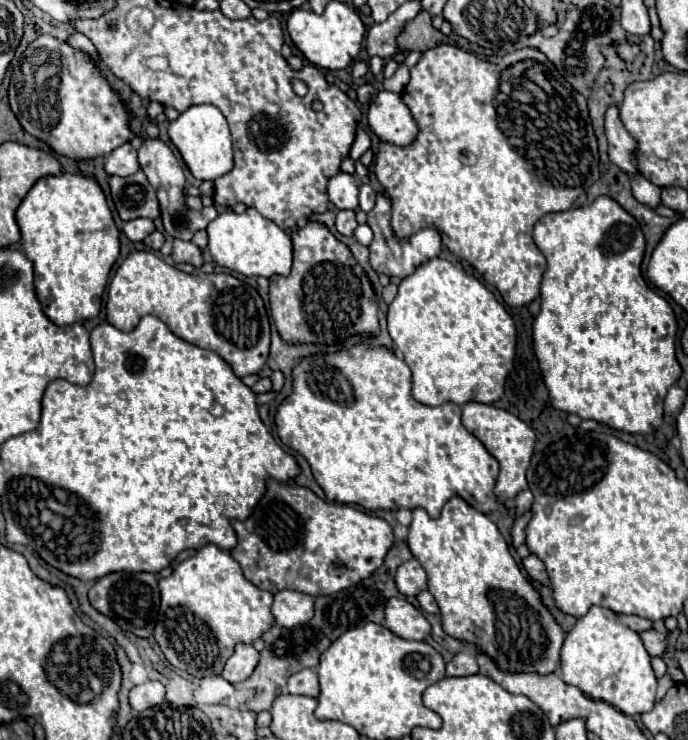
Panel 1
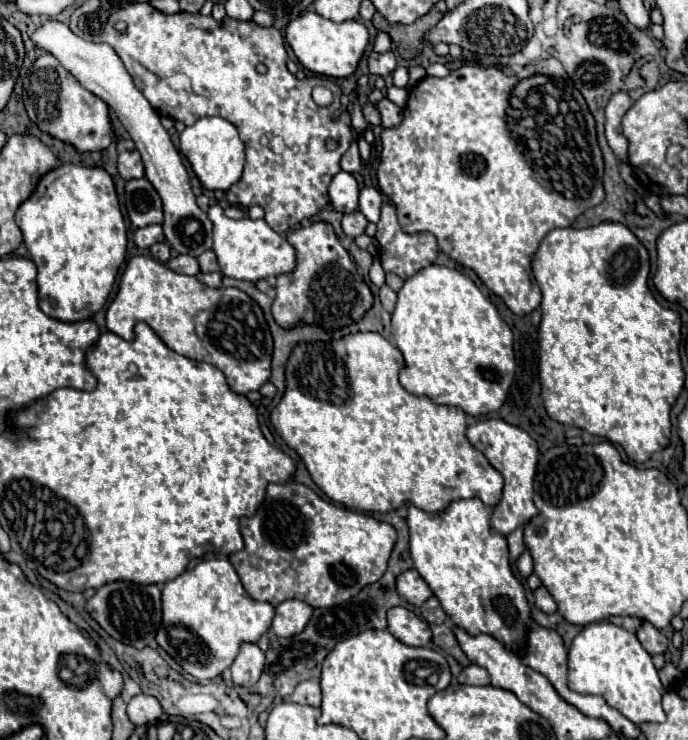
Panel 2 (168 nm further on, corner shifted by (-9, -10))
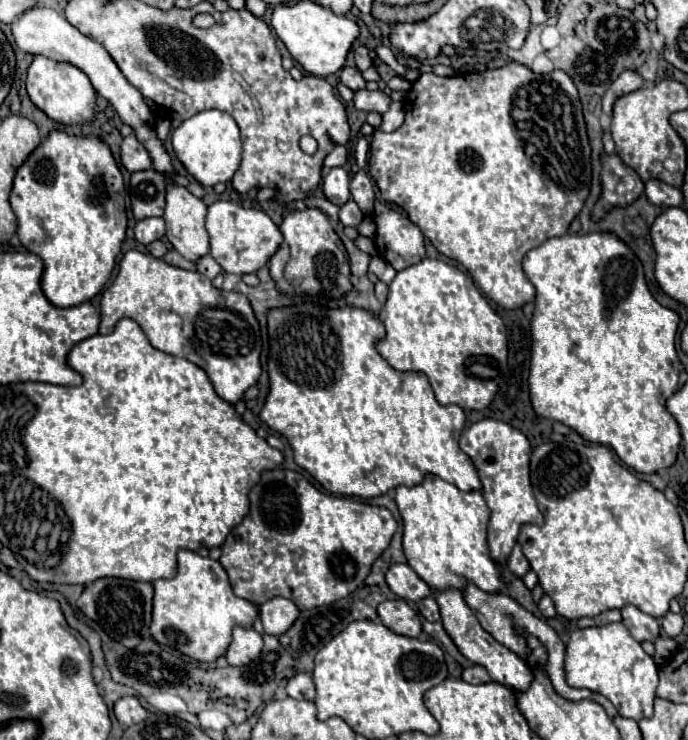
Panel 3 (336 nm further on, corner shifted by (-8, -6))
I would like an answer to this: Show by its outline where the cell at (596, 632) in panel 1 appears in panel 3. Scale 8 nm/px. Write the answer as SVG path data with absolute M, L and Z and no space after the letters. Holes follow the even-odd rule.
M608 623L602 627L576 629L570 635L566 645L566 683L608 697L618 709L618 715L640 721L652 717L658 667L622 623Z

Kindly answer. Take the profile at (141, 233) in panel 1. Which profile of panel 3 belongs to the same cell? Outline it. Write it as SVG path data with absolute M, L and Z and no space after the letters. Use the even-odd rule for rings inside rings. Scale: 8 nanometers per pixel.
M150 217L150 219L142 219L136 223L134 227L136 233L136 241L150 245L156 239L164 237L164 219L162 217Z

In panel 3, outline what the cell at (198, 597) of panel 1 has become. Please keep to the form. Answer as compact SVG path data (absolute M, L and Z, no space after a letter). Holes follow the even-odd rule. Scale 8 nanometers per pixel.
M180 551L178 575L172 579L154 581L154 611L150 633L158 643L178 649L180 653L200 663L214 663L226 653L232 641L232 629L236 625L252 627L258 613L260 611L254 603L234 595L228 575L218 561L200 557L194 551Z

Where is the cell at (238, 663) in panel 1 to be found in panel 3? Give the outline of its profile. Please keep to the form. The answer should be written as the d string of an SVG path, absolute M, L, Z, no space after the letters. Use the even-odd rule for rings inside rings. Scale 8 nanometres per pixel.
M236 627L232 633L232 643L226 651L226 659L230 665L240 667L256 659L260 651L262 651L262 635L258 635L254 629Z

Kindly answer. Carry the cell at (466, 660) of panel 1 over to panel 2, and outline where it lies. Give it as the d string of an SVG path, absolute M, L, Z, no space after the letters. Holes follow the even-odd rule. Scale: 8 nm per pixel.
M469 665L461 671L457 681L463 685L489 685L489 673L479 665Z

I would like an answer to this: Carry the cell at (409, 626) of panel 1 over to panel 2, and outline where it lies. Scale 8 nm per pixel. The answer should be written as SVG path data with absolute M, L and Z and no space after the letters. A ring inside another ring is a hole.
M391 607L387 611L387 629L411 647L425 647L431 641L429 623L405 607Z

